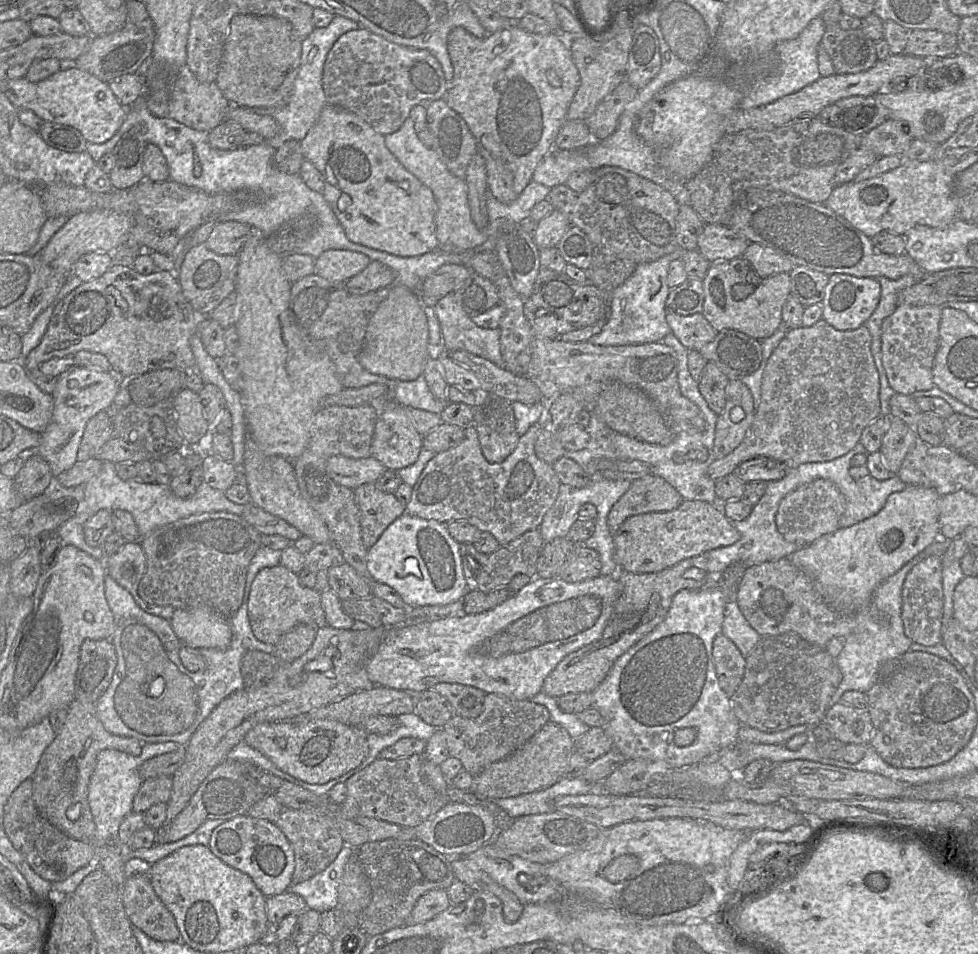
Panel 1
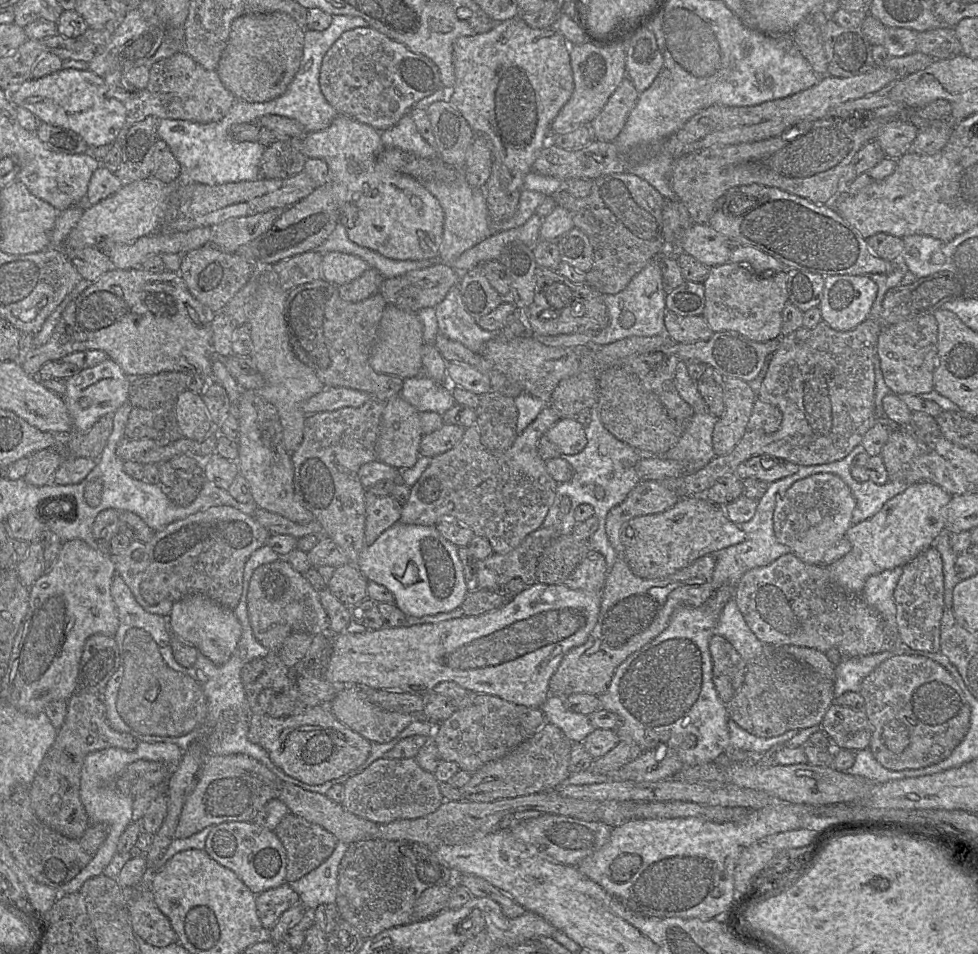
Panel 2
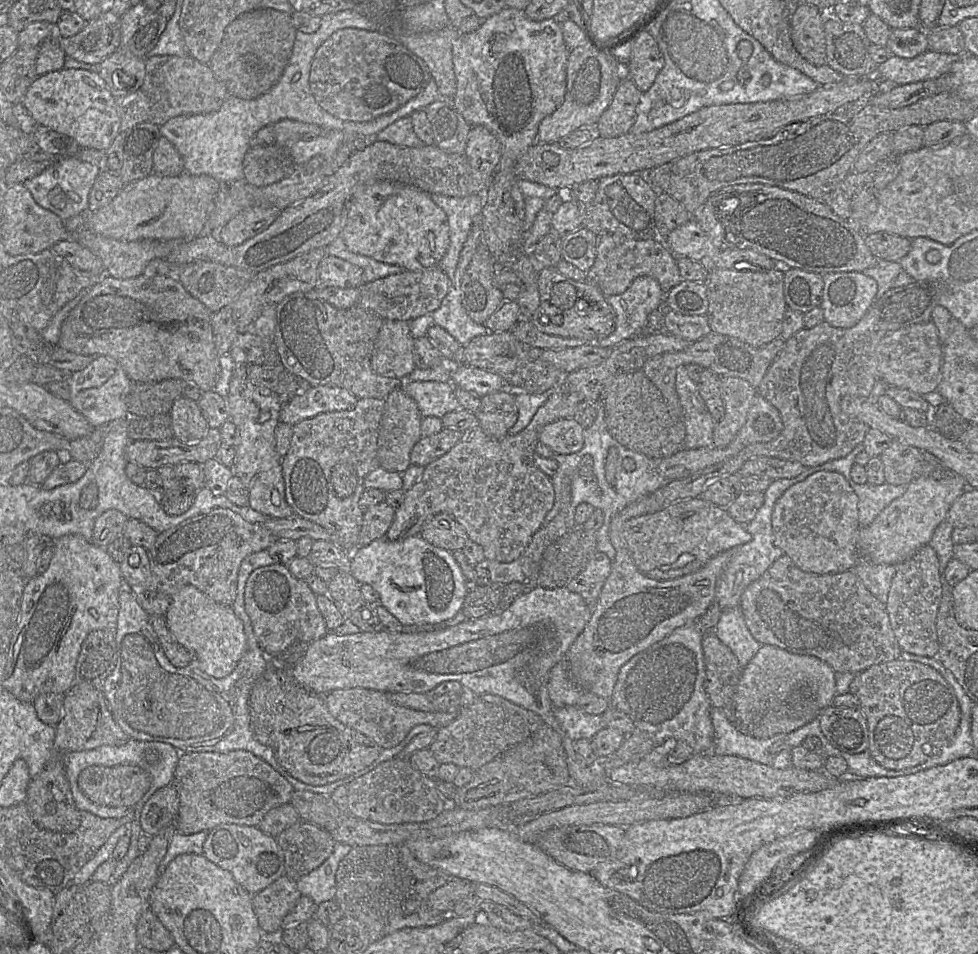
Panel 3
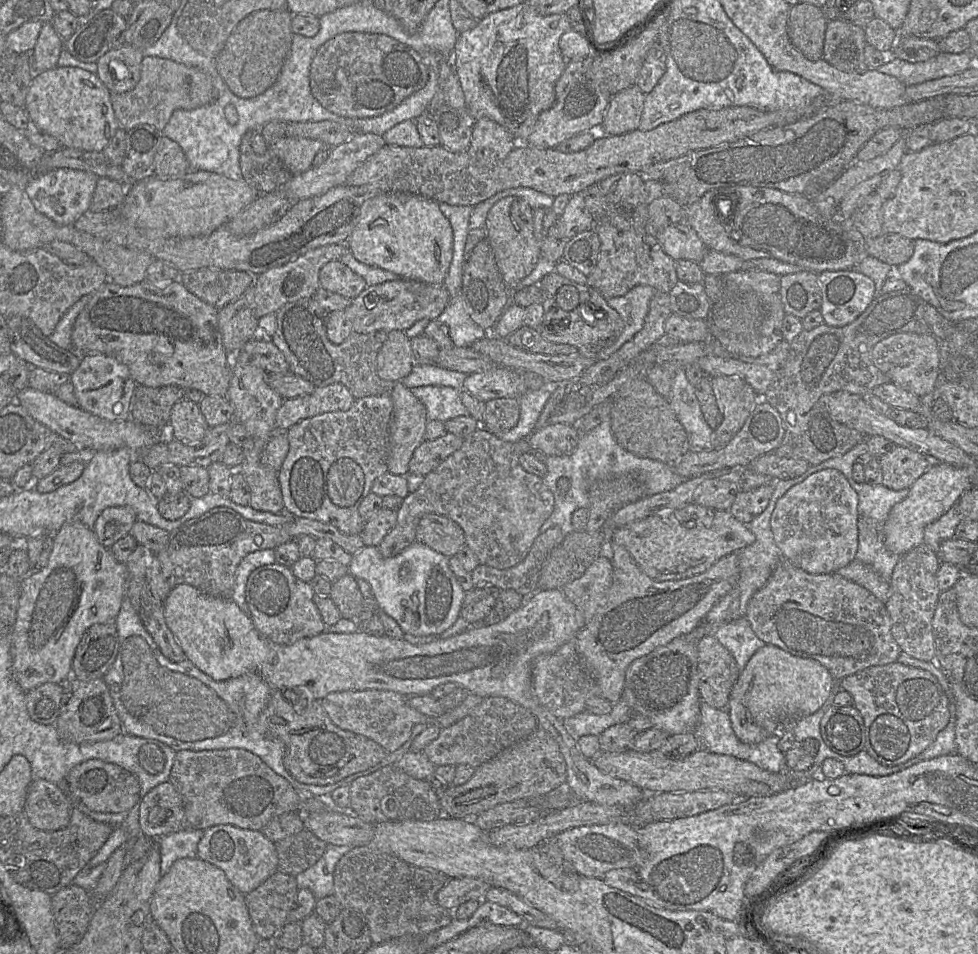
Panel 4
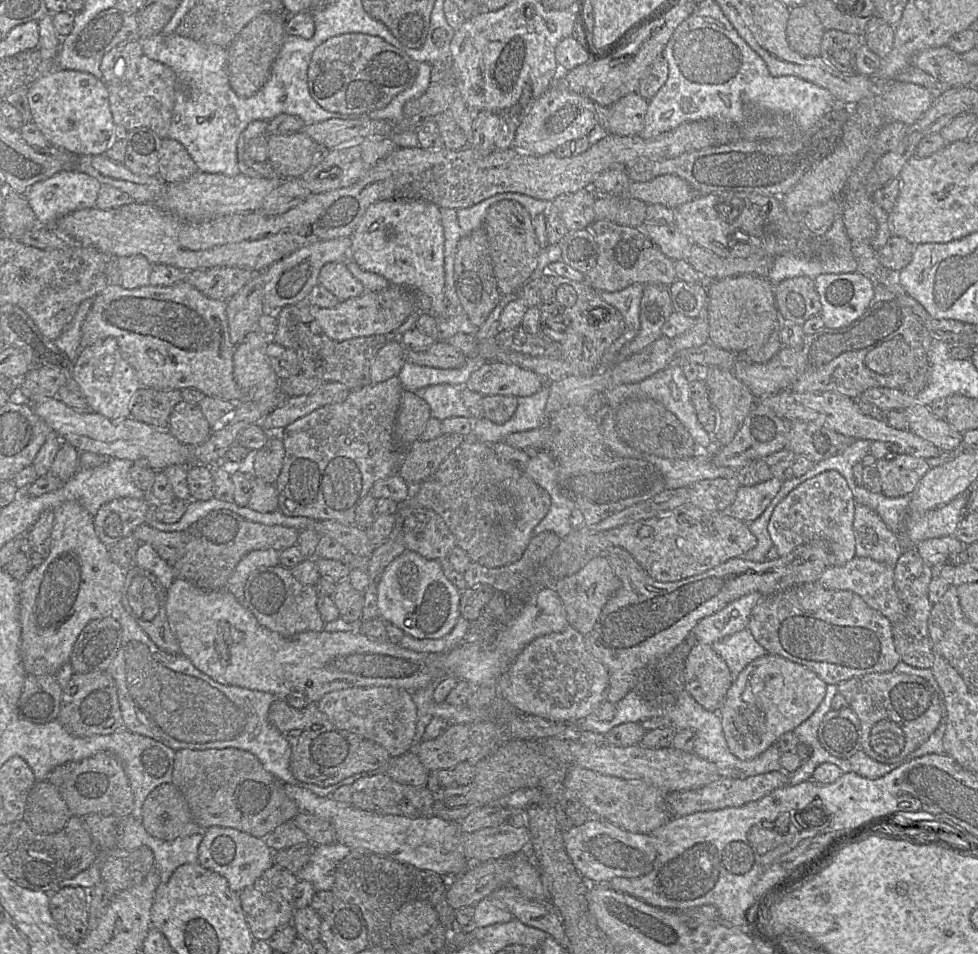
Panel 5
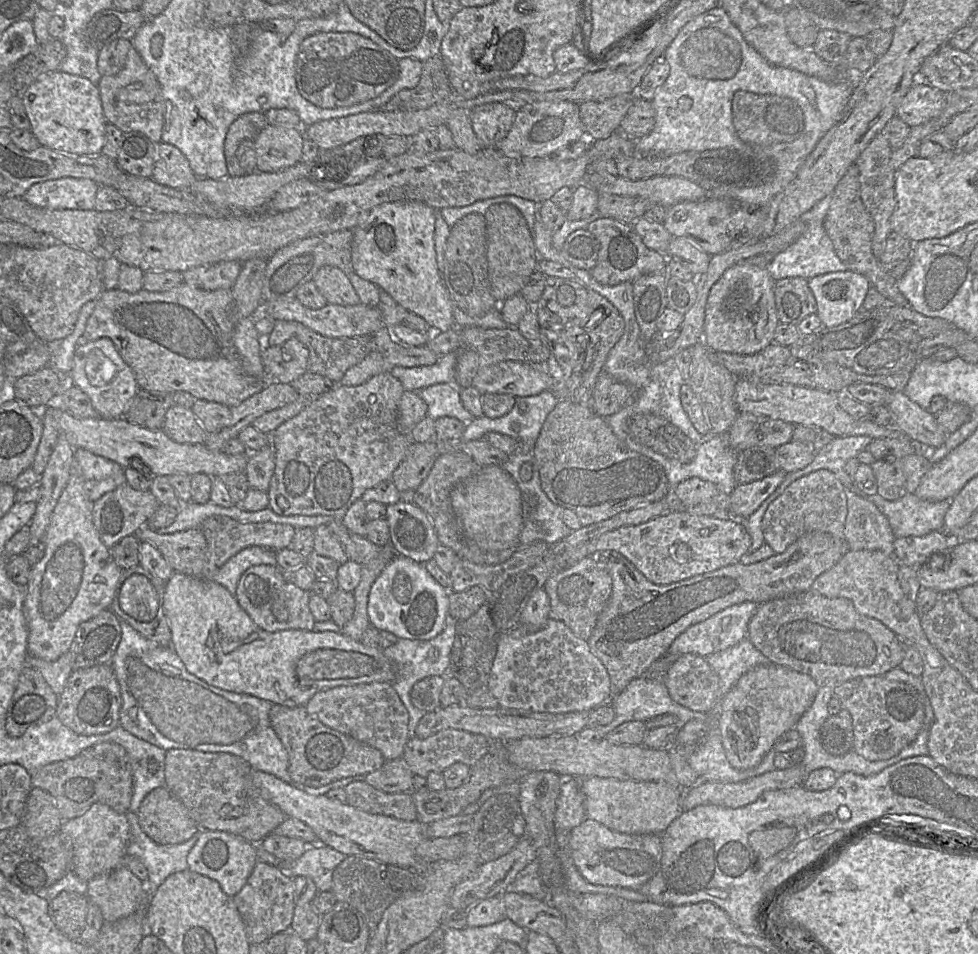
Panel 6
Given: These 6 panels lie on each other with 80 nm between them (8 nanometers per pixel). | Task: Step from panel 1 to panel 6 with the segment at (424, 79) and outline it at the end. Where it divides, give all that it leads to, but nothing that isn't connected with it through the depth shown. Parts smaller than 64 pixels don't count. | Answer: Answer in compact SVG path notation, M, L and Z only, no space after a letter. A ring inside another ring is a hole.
M320 32L306 37L296 58L300 94L320 108L353 106L379 96L400 76L398 59L372 40L352 32Z

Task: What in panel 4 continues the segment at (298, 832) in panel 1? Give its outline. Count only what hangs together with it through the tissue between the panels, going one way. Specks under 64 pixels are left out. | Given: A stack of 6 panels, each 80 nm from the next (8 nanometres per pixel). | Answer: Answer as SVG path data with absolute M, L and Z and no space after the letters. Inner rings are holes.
M304 828L275 843L278 870L296 876L313 866L324 854L327 843Z

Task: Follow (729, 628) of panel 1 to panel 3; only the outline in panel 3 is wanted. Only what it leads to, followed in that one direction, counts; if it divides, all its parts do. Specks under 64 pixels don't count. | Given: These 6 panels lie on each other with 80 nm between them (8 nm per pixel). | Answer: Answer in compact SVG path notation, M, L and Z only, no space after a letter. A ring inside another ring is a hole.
M740 607L722 610L714 634L732 651L742 668L762 646L748 630Z

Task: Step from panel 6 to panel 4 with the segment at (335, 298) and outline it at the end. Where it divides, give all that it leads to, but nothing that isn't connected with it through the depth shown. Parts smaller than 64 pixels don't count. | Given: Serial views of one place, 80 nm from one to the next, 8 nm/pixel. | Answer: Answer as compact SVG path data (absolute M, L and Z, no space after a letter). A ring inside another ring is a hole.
M332 260L321 268L319 284L350 299L357 297L367 287L365 280L340 260Z

